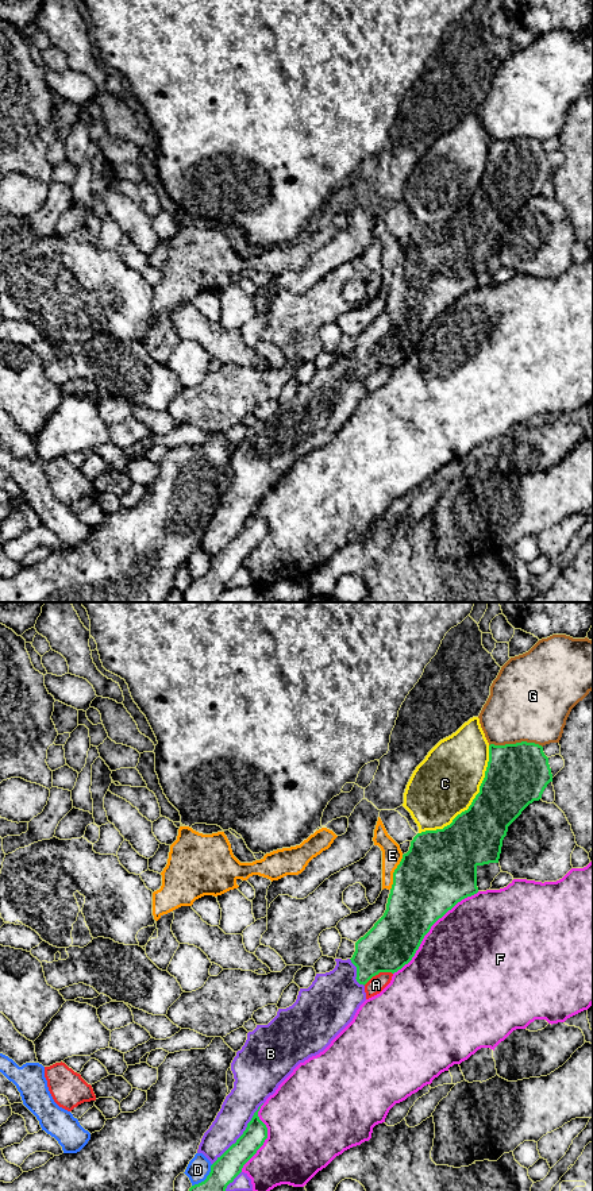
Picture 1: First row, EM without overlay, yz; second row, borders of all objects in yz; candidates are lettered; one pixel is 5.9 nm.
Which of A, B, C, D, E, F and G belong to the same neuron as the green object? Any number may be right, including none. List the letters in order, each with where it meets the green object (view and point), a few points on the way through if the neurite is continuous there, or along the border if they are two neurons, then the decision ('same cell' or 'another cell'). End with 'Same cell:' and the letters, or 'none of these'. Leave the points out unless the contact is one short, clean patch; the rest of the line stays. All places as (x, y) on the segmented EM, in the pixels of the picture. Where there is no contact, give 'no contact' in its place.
A: contact yz (377, 974); another cell
B: contact yz (243, 1133); another cell
C: contact yz (473, 801); another cell
D: contact yz (207, 1178); another cell
E: contact yz (393, 872); way yz (435, 874), (393, 872), (392, 855); same cell
F: contact yz (430, 928); another cell
G: contact yz (516, 743); another cell
Same cell: E

